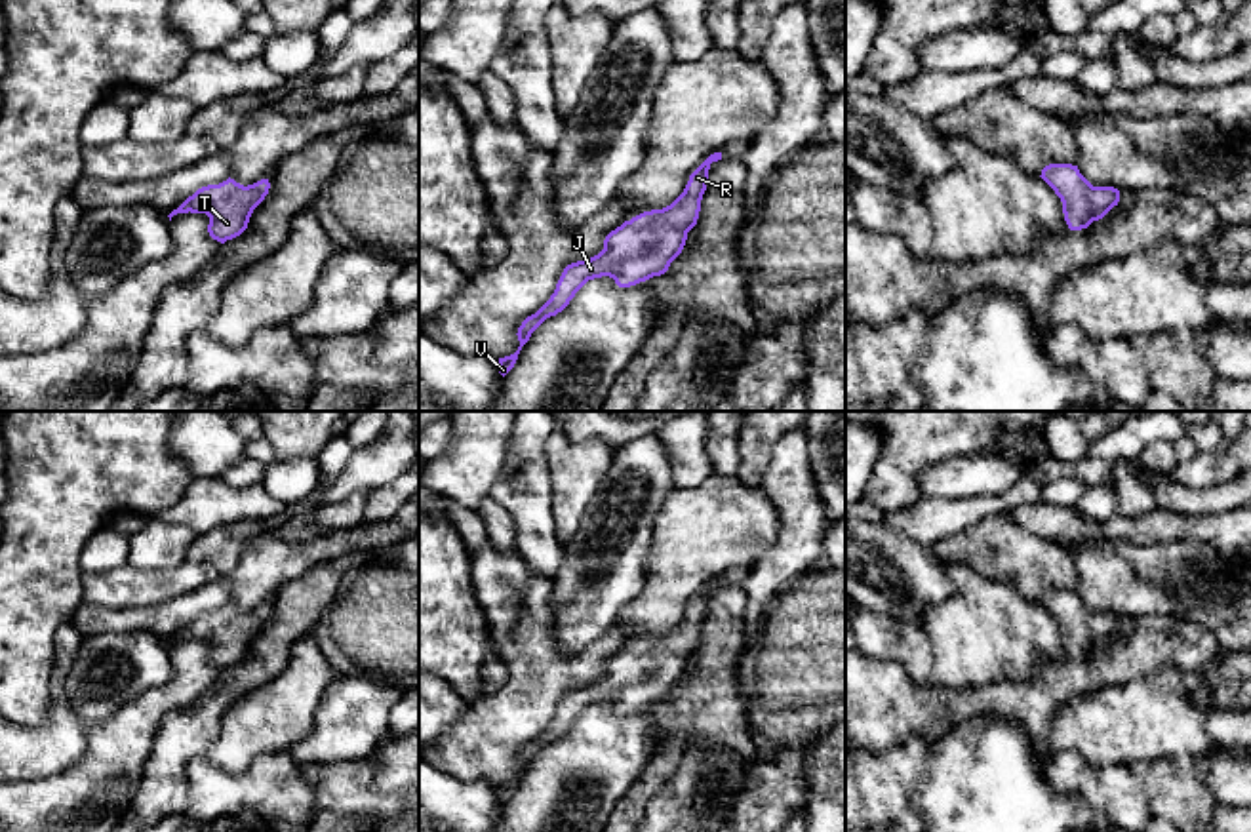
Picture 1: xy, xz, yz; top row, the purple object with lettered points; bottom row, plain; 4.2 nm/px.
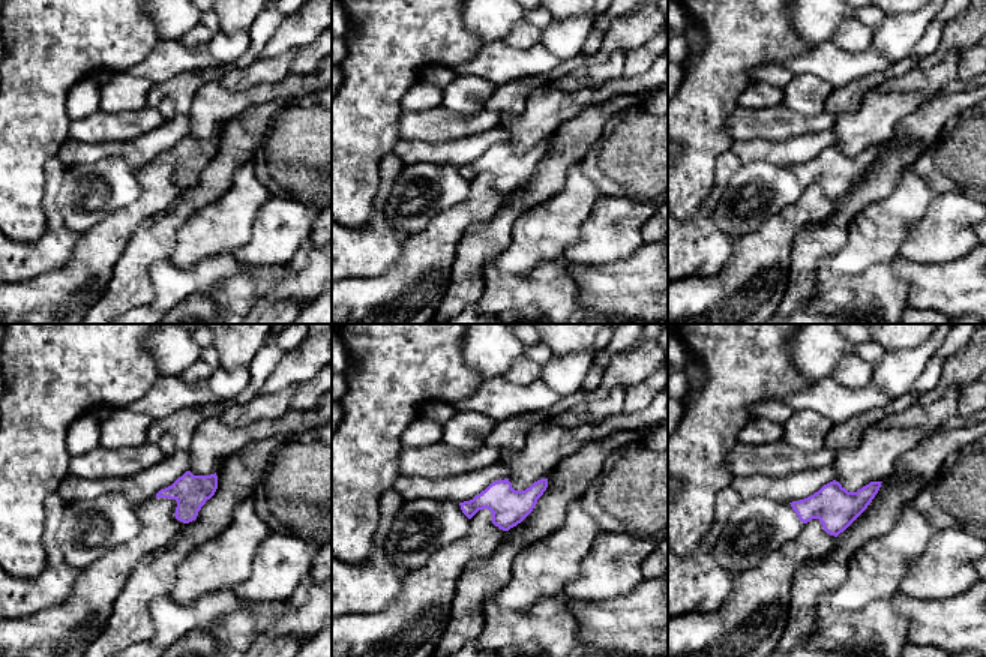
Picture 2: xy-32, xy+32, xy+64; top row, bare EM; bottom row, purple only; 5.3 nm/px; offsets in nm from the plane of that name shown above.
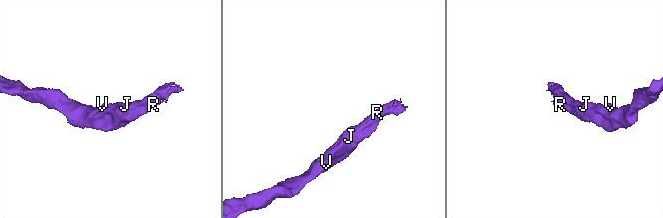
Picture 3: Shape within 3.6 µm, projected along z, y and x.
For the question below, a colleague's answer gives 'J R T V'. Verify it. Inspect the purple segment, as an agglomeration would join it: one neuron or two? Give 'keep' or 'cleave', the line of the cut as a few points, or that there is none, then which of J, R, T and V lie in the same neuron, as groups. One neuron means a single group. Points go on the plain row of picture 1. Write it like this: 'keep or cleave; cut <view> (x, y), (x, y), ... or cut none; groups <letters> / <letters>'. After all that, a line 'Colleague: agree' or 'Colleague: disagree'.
keep; cut none; groups J R T V
Colleague: agree

